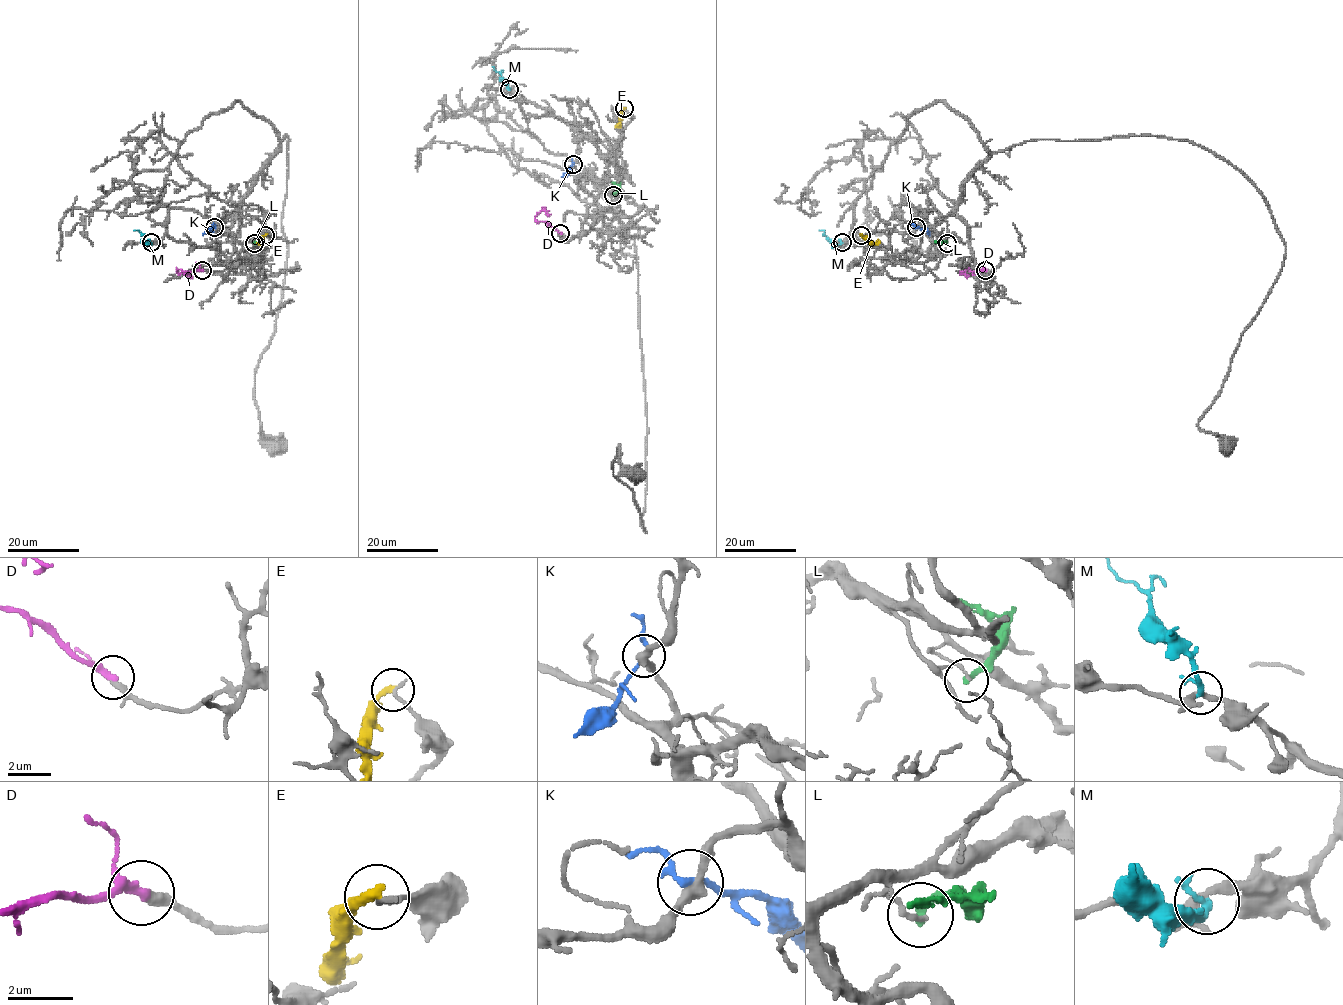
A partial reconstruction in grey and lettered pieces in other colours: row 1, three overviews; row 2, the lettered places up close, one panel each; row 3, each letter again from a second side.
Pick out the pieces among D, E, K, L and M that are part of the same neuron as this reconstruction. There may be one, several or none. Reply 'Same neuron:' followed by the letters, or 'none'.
Same neuron: D

